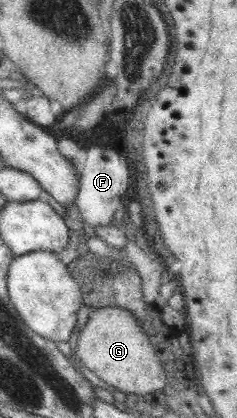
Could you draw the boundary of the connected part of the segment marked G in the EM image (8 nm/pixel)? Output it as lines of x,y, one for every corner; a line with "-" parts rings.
112,306
94,308
89,313
89,317
76,340
75,355
79,358
81,364
84,364
90,372
93,372
102,382
115,390
120,390
125,394
140,394
140,396
148,393
158,393
161,396
164,394
164,392
154,392
154,390
162,390
166,386
166,370
158,361
158,357
154,355
154,350
148,343
148,338
141,326
128,310

